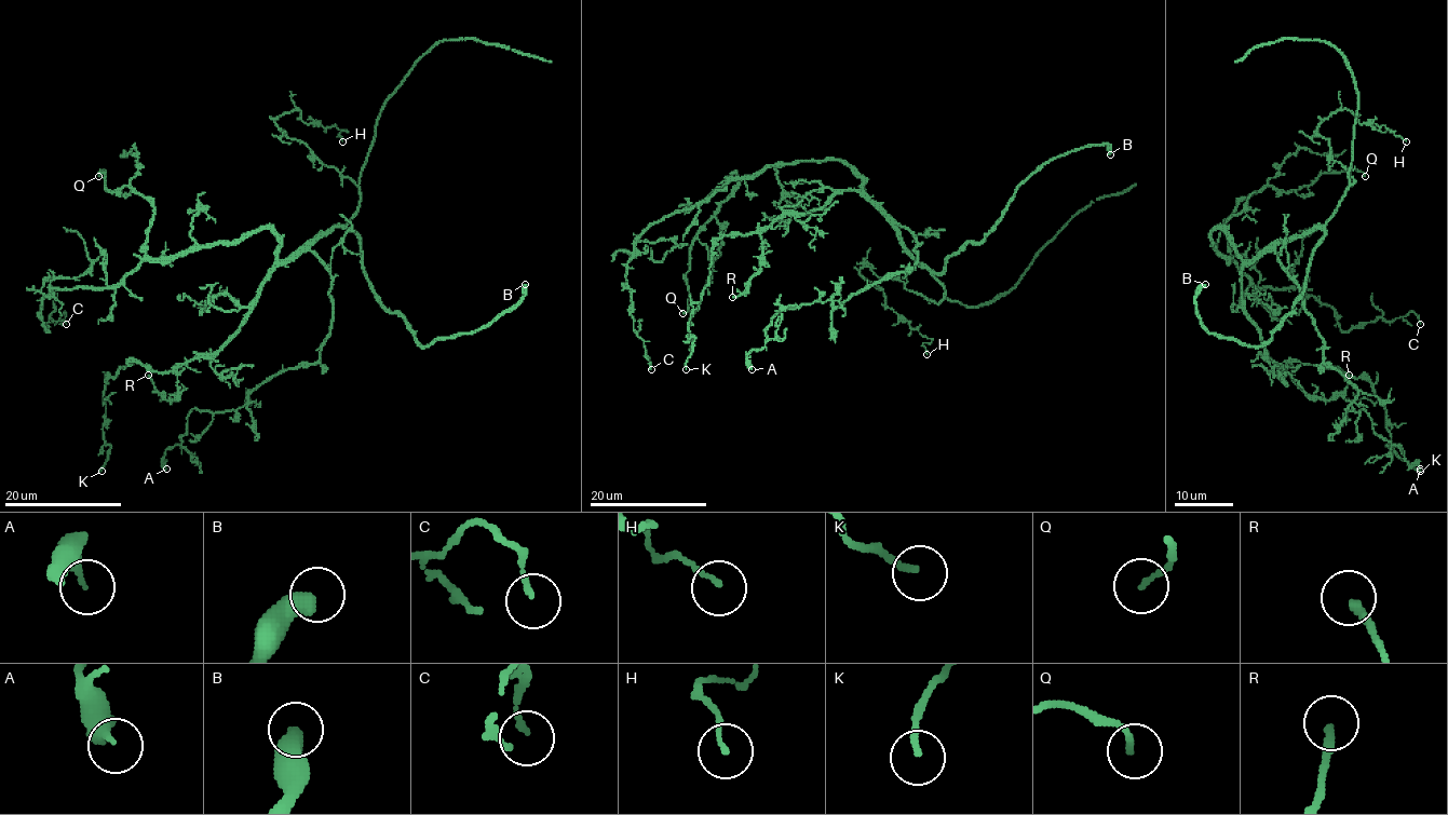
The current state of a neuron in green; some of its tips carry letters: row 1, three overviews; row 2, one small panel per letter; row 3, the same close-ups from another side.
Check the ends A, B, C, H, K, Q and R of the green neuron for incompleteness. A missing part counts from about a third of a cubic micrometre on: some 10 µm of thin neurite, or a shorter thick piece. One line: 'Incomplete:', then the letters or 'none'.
Incomplete: none

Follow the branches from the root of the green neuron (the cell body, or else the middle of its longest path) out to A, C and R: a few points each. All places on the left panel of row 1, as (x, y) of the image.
A: (284, 259), (310, 250), (330, 275), (321, 358), (268, 378), (235, 410), (193, 408), (166, 469)
C: (284, 259), (269, 229), (147, 258), (111, 286), (50, 288), (41, 303), (44, 328), (65, 312), (66, 324)
R: (284, 259), (260, 286), (240, 328), (218, 350), (199, 353), (177, 369), (174, 398), (166, 399), (148, 375)

